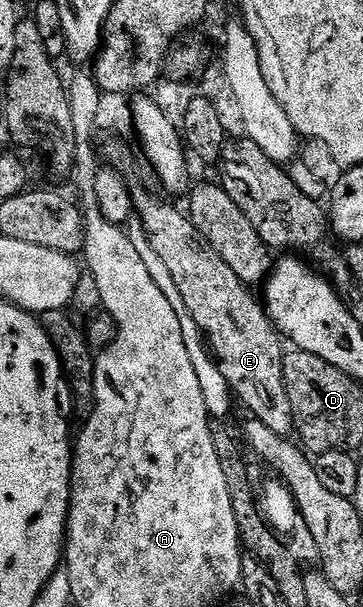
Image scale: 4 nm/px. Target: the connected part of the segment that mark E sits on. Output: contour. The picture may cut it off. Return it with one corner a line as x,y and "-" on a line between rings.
138,184
132,186
132,205
135,217
148,233
150,248
154,248
162,264
166,264
182,295
182,304
186,304
186,312
194,316
194,324
198,324
239,405
241,402
249,410
247,413
266,424
266,428
291,435
294,430
292,409
284,379
286,346
272,317
264,309
263,301
257,295
255,298
245,282
234,276
234,268
210,248
210,240
198,232
191,217
181,207
180,211

